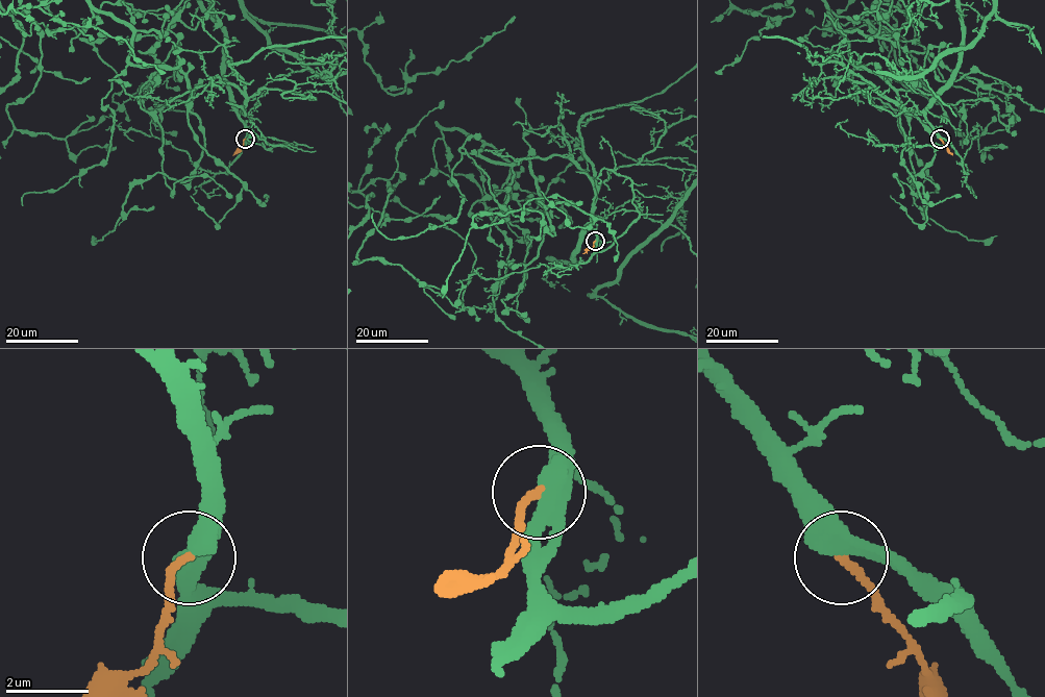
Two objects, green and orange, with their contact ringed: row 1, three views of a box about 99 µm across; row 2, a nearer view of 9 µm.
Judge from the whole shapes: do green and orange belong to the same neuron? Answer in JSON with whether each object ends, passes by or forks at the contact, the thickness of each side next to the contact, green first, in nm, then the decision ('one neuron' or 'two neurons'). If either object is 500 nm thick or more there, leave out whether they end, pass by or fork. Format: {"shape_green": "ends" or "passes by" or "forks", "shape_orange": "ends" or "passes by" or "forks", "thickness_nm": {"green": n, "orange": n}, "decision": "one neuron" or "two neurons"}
{"shape_green": "passes by", "shape_orange": "ends", "thickness_nm": {"green": 480, "orange": 180}, "decision": "two neurons"}

